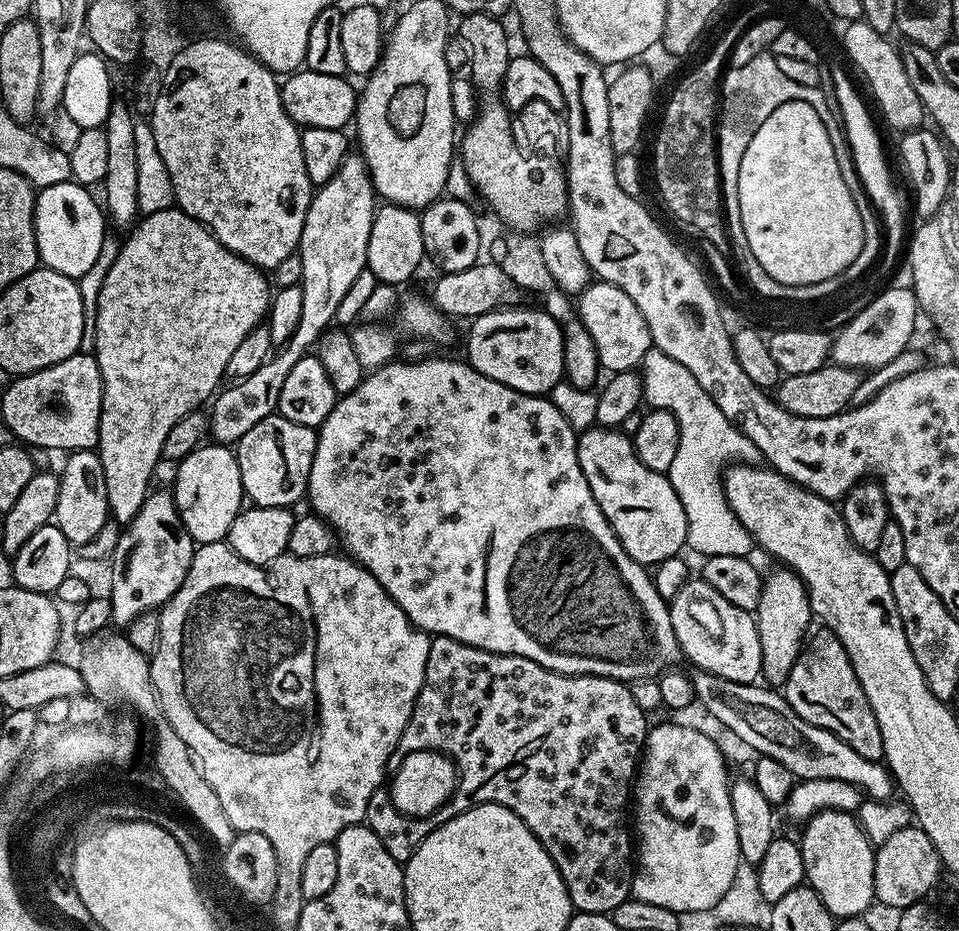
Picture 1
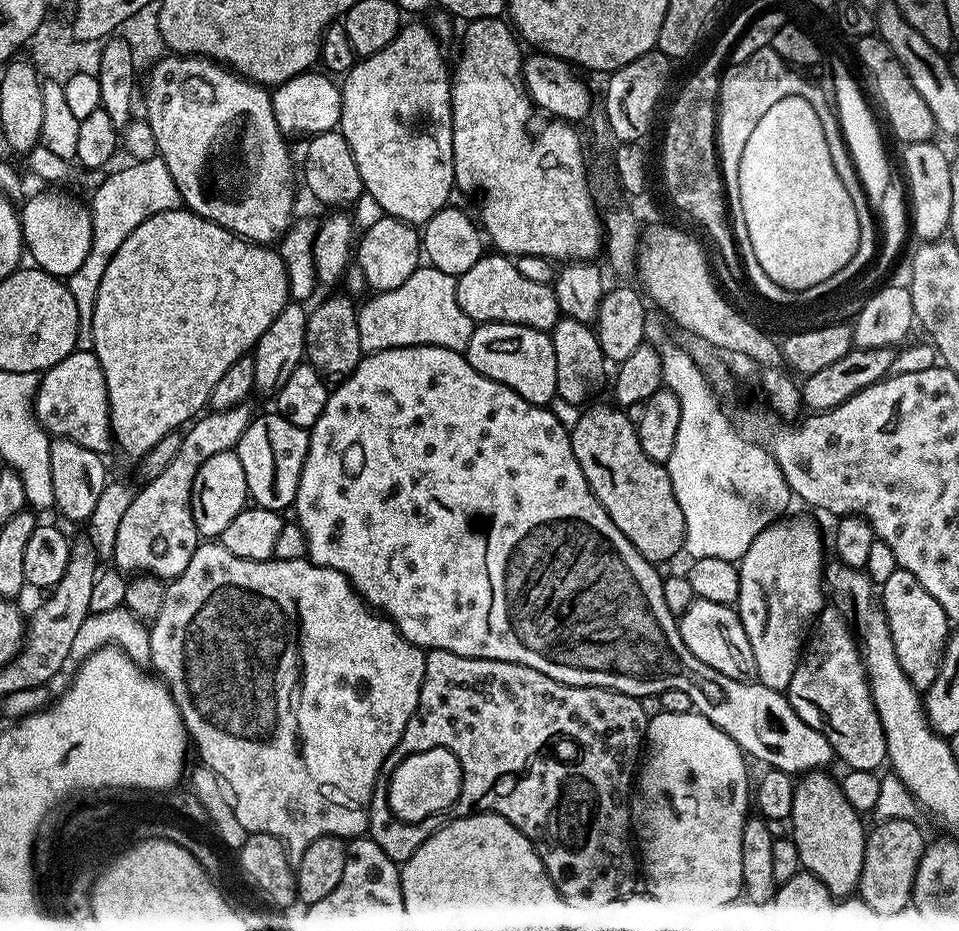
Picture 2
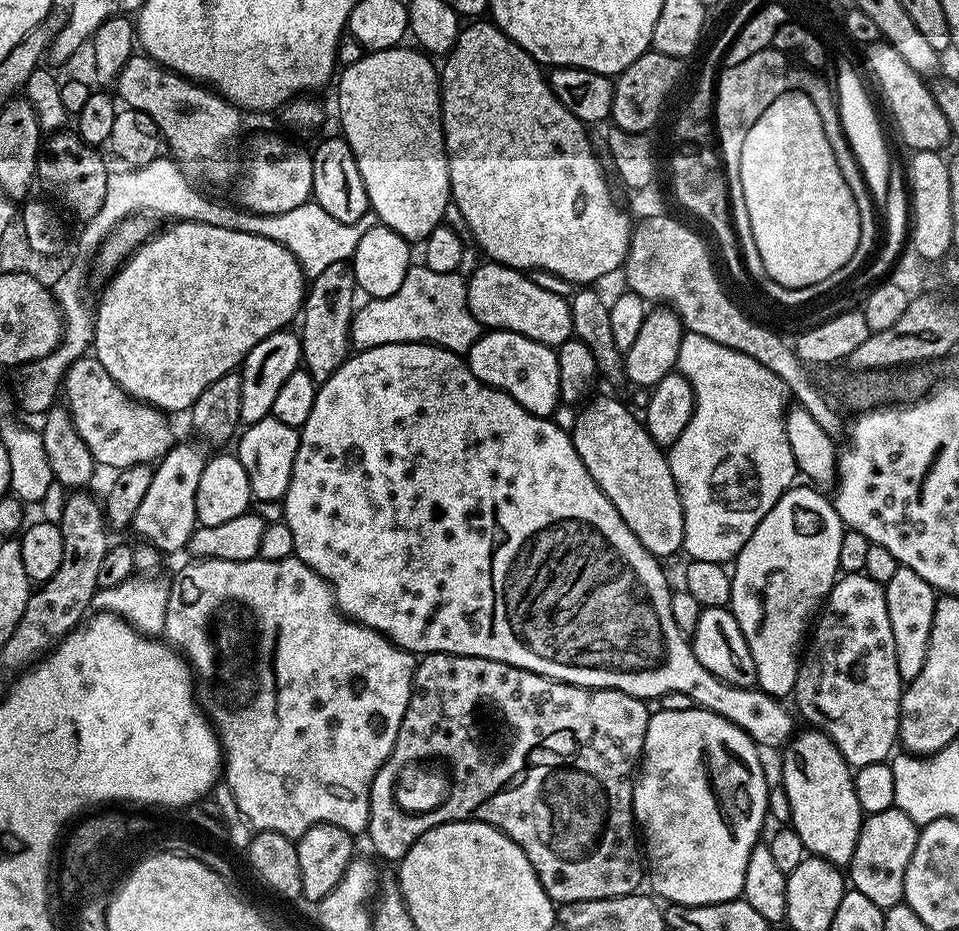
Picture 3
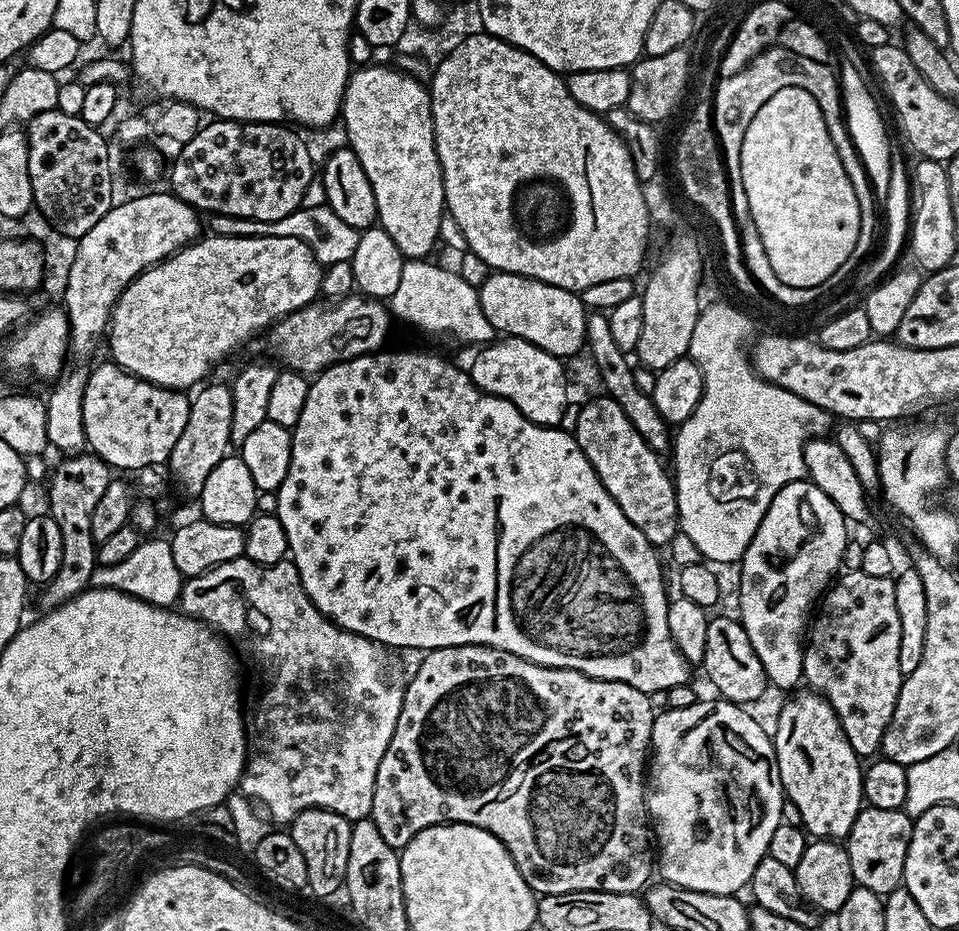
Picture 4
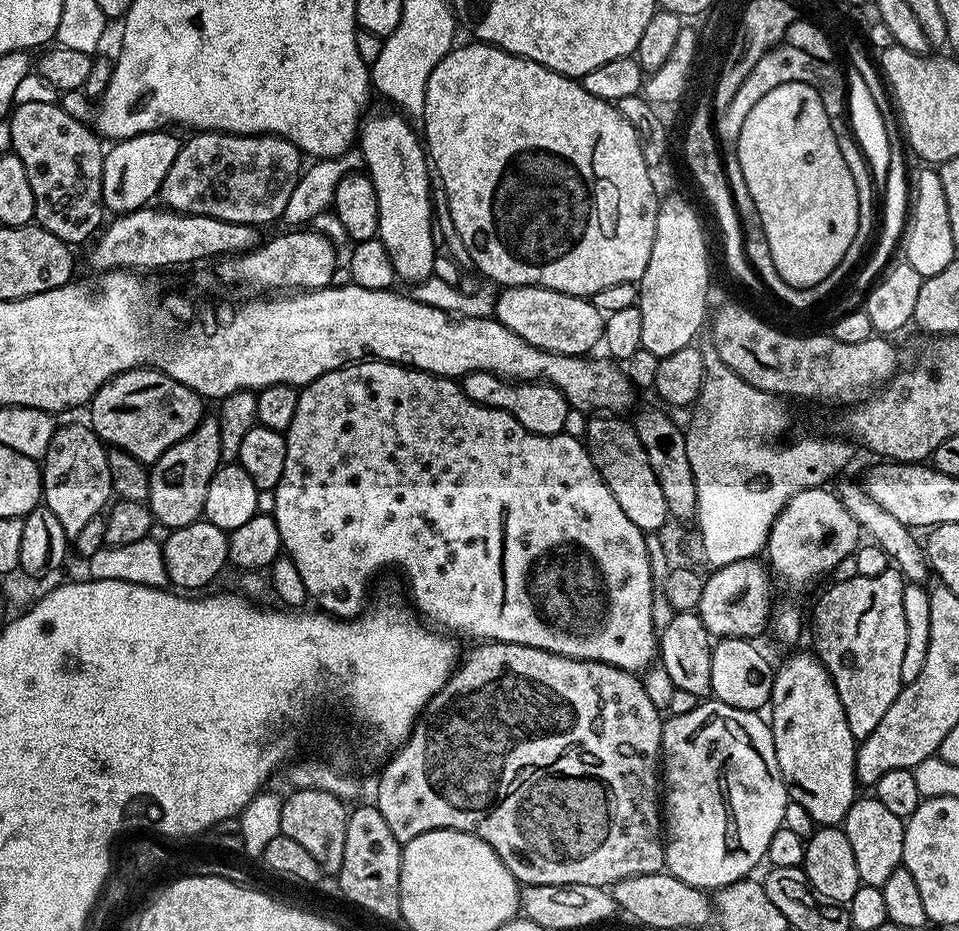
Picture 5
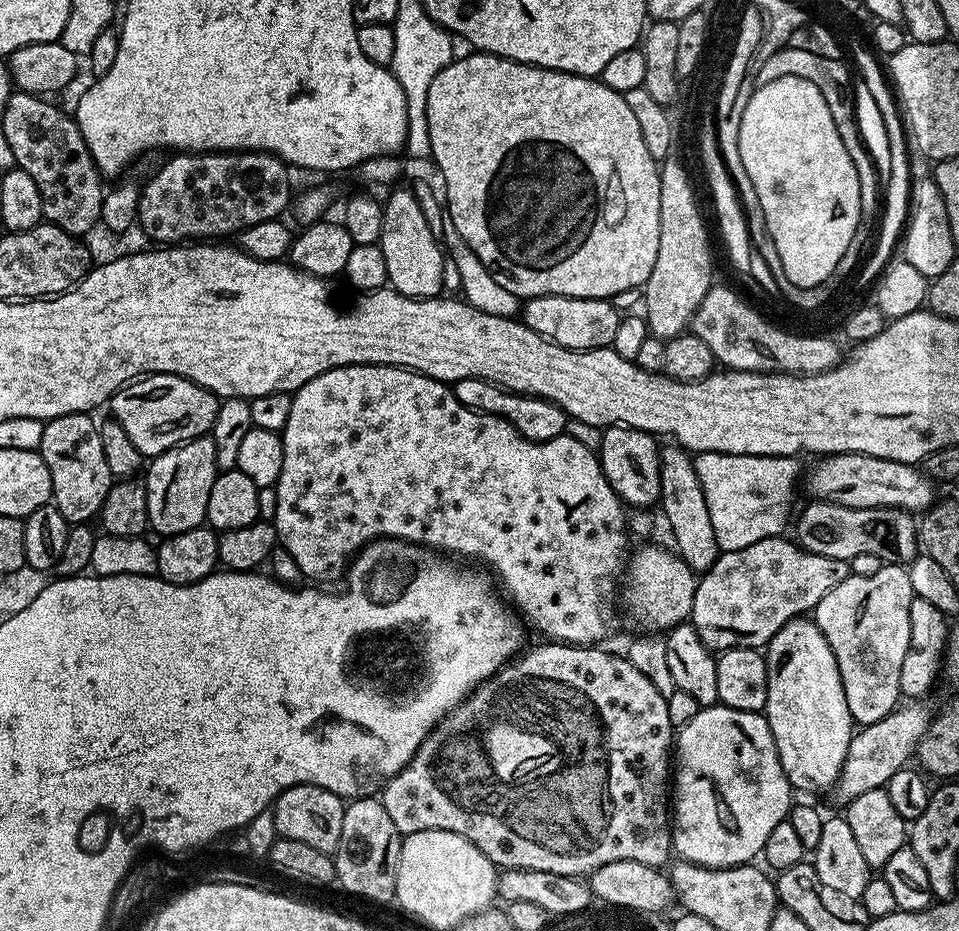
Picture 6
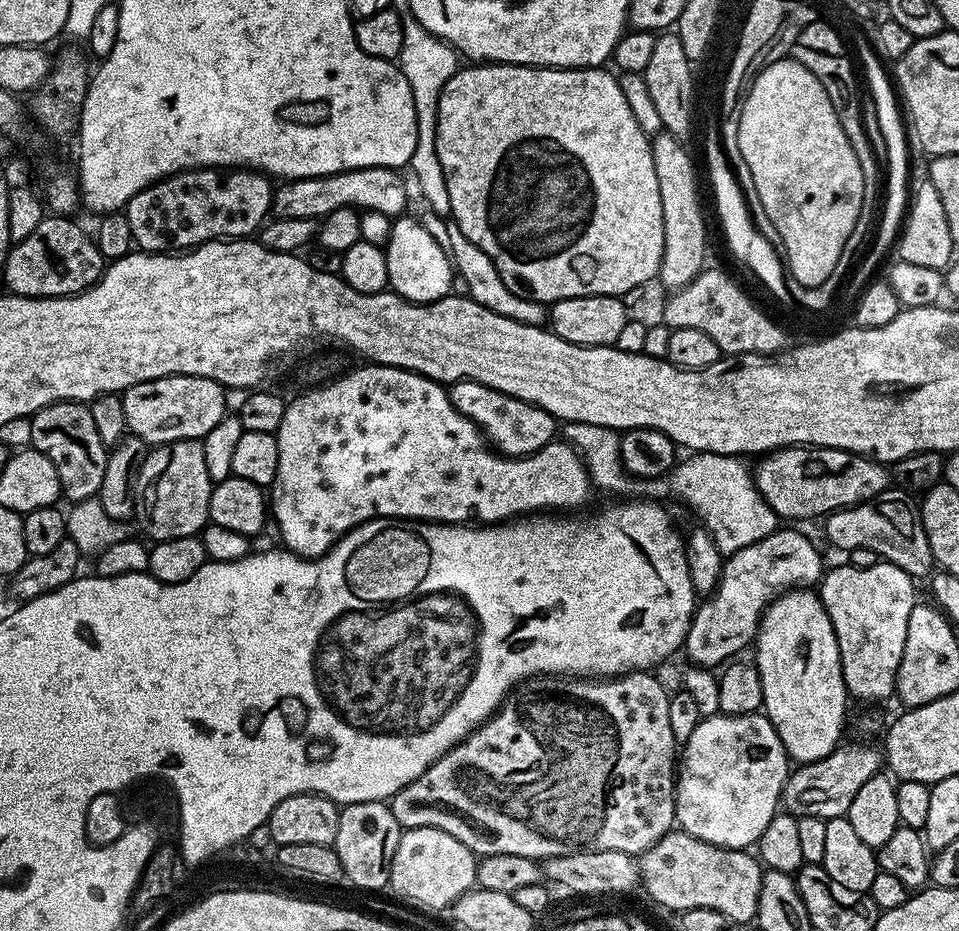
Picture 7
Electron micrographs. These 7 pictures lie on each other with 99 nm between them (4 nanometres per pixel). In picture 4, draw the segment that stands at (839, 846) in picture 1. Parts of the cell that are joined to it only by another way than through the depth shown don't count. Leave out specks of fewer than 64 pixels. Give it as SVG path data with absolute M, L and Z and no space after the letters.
M811 690L797 691L793 700L784 704L780 717L774 728L776 745L776 761L778 774L784 787L787 803L793 804L800 812L800 824L809 837L822 840L843 841L854 826L854 818L858 818L864 798L864 773L861 757L850 746L842 726L838 722L838 714L819 692Z

